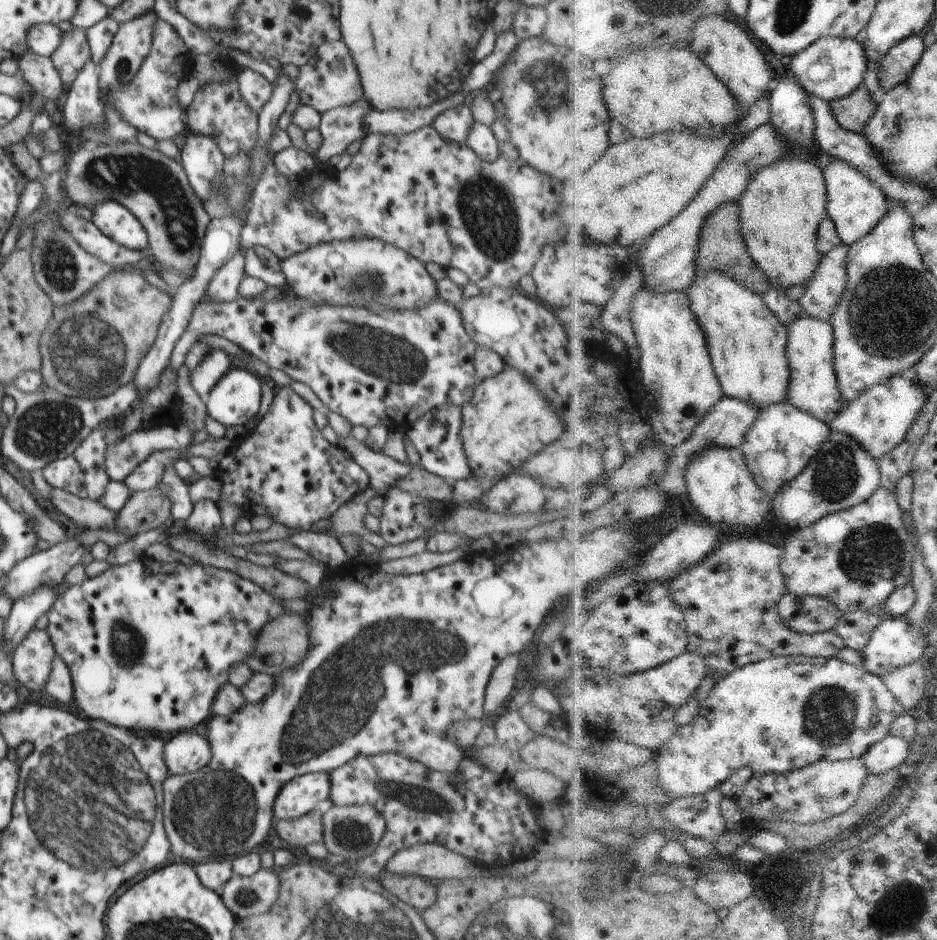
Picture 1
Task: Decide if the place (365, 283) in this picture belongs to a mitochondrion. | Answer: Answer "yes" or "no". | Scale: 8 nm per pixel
yes

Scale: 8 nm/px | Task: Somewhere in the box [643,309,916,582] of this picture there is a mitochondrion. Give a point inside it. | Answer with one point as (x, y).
(837, 474)

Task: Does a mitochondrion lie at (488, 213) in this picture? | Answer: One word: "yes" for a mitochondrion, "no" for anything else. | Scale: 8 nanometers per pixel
yes

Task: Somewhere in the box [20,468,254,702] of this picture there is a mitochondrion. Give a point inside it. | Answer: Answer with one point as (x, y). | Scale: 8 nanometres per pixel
(126, 646)

